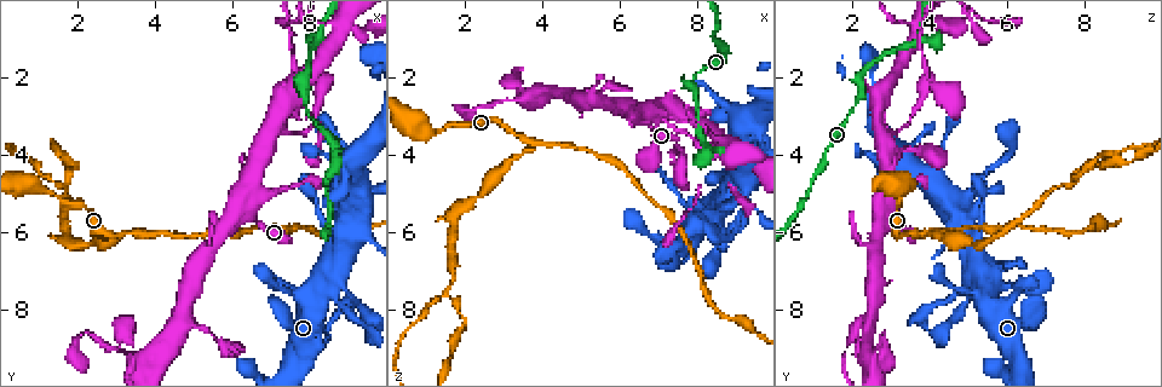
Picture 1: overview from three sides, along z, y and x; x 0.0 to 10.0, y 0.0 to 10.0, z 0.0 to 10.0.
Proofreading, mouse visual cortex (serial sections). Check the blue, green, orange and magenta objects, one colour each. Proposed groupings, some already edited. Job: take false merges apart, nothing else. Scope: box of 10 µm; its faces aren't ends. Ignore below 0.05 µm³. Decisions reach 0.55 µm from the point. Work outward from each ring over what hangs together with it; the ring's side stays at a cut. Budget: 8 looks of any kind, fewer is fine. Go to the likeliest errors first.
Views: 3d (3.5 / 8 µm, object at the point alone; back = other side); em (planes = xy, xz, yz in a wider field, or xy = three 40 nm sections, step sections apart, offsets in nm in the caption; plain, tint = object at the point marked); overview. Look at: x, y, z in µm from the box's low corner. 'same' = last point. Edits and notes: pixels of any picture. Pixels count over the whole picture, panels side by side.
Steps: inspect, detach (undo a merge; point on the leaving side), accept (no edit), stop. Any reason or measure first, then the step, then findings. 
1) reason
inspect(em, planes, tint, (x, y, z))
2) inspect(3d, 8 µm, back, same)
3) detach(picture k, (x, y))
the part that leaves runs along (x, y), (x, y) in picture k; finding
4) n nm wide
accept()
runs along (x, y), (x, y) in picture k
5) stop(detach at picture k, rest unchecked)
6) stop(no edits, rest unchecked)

three-way junction
inspect(3d, 3.5 µm, back, (3.80, 6.05, 3.65))

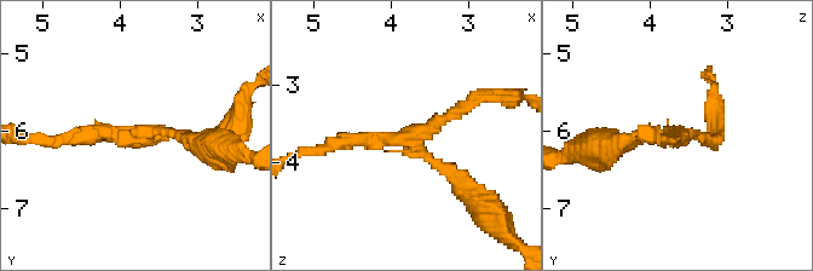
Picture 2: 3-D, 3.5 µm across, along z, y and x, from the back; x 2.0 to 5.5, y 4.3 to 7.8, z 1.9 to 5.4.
3 arms; arms of 150, 150, 200 nm
inspect(em, xy, step 2, tint, (3.70, 6.10, 3.65))

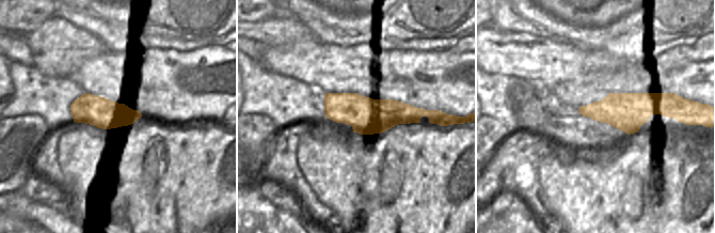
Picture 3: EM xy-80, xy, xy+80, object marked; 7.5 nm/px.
detach(picture 2, (453, 174))
the part that leaves runs along (413, 145), (497, 223) in picture 2; two cells meet here

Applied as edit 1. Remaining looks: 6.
abrupt turn
inspect(3d, 3.5 µm, (8.75, 7.30, 5.10))

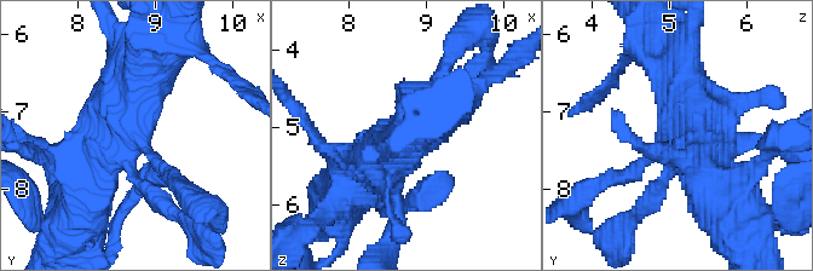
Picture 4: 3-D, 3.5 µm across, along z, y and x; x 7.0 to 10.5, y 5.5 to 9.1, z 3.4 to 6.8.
inspect(em, xy, step 1, tint, (8.75, 7.25, 5.10))

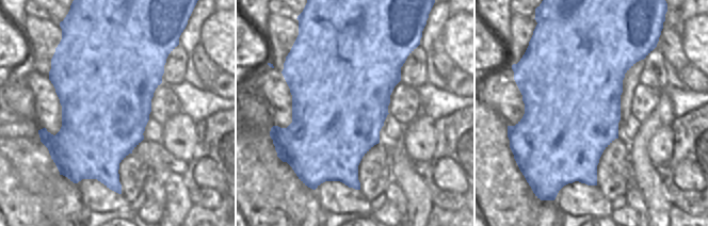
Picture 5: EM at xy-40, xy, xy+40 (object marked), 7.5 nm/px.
750 nm wide
accept()
runs along (84, 192), (125, 92), (155, 58) in picture 4; one cell here

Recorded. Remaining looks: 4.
calibre changes
inspect(em, xy, step 3, tint, (9.25, 5.15, 4.90))

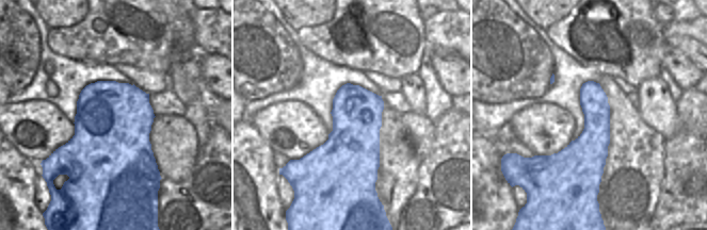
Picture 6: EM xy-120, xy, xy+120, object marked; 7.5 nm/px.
see where the arms go
inspect(3d, 3.5 µm, same)

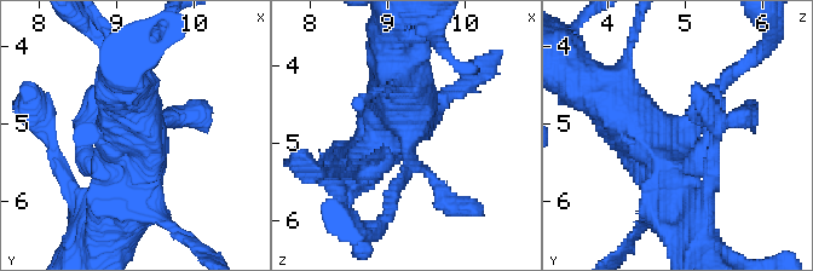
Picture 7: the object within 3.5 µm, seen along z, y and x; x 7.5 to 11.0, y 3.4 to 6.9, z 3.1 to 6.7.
accept()
runs along (680, 225), (658, 150), (603, 91) in picture 7; one cell here

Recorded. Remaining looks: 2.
thick turns thin
inspect(3d, 3.5 µm, (7.90, 2.80, 2.05))

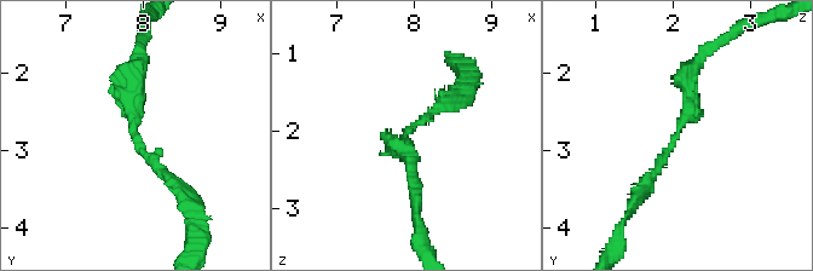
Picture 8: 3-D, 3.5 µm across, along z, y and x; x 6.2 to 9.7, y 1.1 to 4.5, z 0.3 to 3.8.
arms of 200, 250 nm; now the EM
inspect(em, xy, step 3, tint, (7.85, 2.75, 2.05))

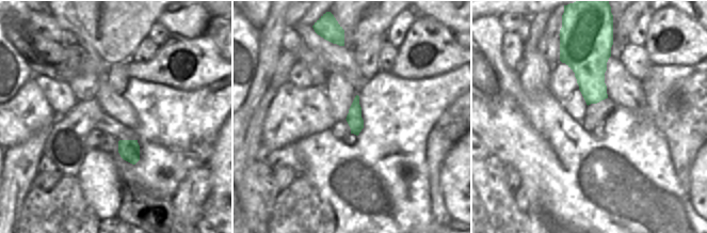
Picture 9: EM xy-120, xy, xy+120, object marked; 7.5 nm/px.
120 nm wide
accept()
runs along (644, 188), (690, 110), (699, 58) in picture 8; all the same cell

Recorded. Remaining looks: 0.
stop(detach at picture 2, rest unchecked)

